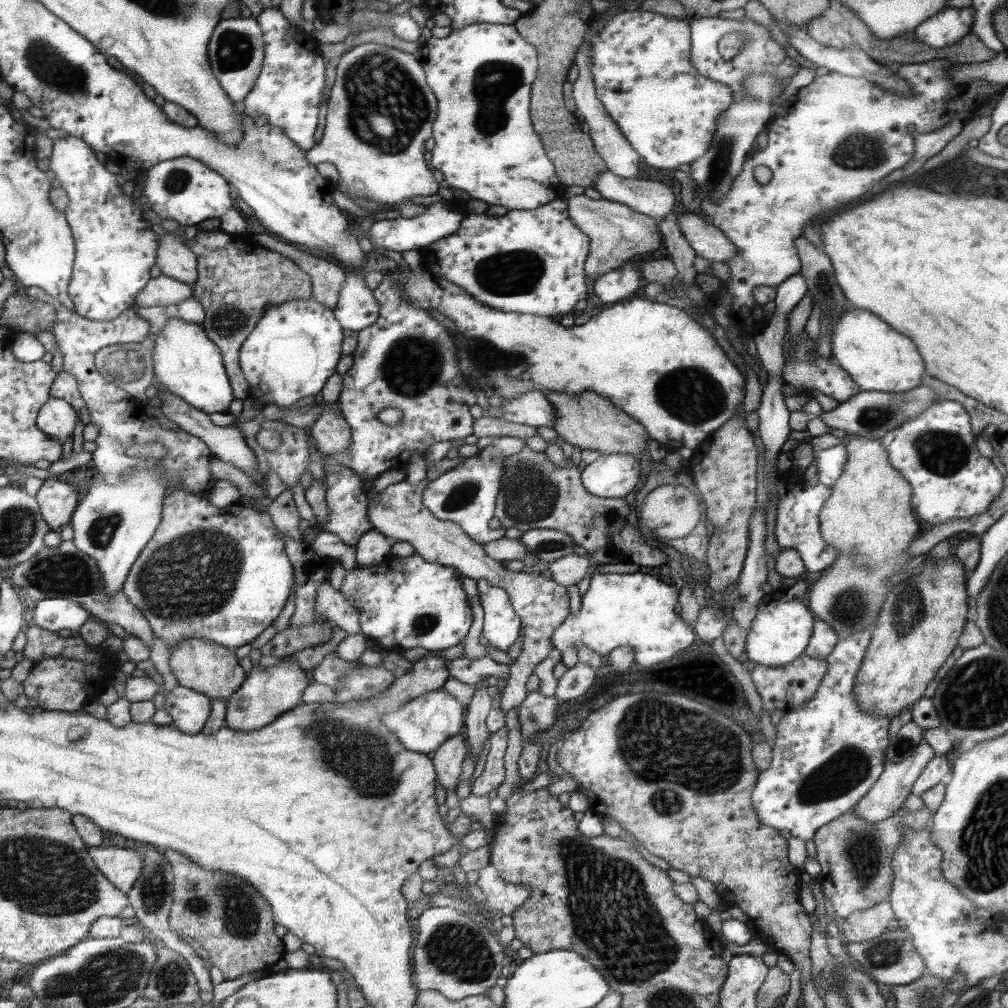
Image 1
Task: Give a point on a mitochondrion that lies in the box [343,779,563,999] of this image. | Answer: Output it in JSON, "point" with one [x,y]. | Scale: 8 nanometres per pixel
{"point":[452,948]}

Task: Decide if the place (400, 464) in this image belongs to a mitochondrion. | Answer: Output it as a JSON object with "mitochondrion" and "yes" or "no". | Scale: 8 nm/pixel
{"mitochondrion":"no"}

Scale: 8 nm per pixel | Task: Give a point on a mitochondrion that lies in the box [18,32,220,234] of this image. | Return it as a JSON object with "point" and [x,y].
{"point":[45,61]}

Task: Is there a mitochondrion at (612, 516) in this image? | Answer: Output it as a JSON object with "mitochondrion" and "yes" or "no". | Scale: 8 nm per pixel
{"mitochondrion":"yes"}

